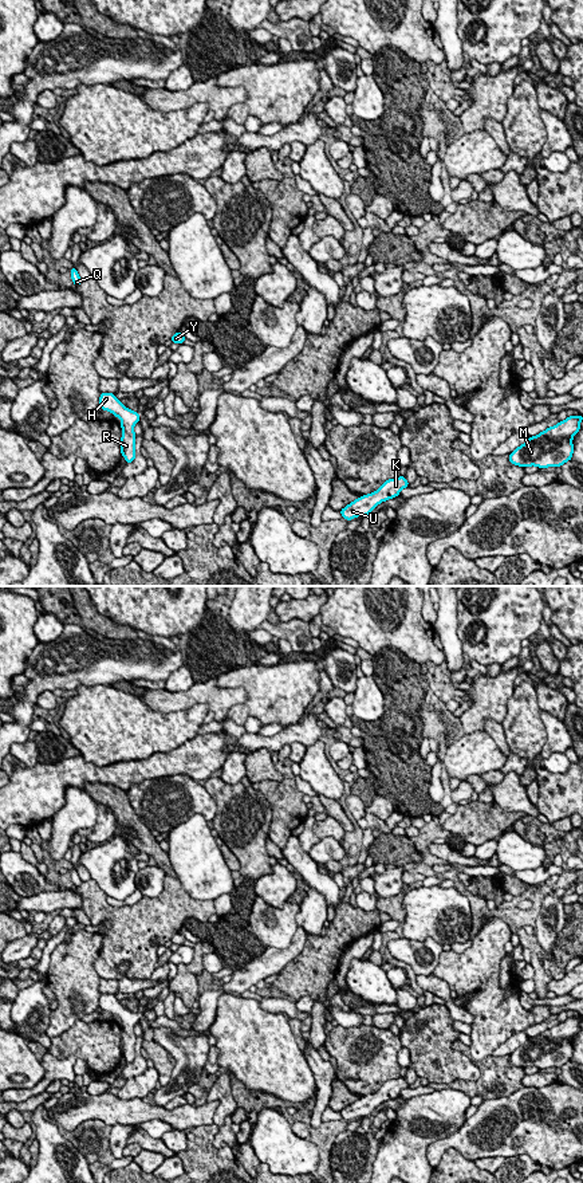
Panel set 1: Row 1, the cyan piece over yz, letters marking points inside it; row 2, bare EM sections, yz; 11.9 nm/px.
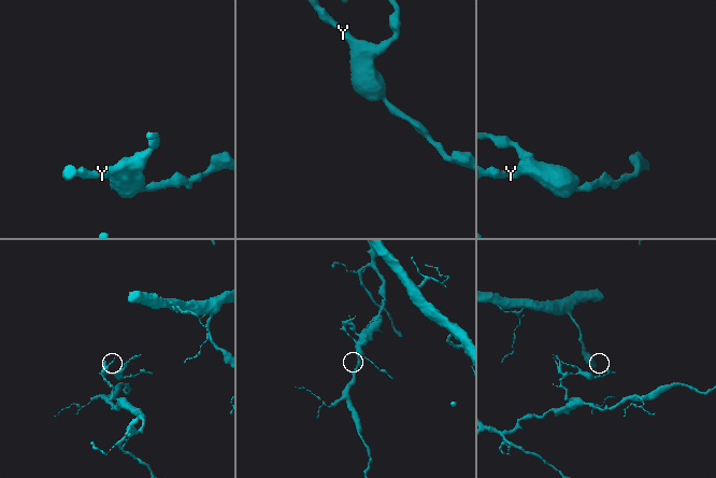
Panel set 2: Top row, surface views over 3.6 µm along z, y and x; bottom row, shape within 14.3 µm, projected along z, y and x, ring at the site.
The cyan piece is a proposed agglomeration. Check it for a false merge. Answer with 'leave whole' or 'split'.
leave whole

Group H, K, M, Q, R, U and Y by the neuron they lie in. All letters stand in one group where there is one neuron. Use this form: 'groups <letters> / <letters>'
groups H K M Q R U Y

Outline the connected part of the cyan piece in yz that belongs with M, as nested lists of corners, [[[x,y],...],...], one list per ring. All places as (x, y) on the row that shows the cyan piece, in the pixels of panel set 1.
[[[570,416],[564,421],[529,437],[509,453],[509,463],[519,467],[562,467],[574,453],[572,437],[580,431],[583,416]]]

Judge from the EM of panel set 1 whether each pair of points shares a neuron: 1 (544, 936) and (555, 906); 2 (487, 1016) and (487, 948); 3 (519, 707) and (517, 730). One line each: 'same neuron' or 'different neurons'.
1: same neuron
2: same neuron
3: same neuron

